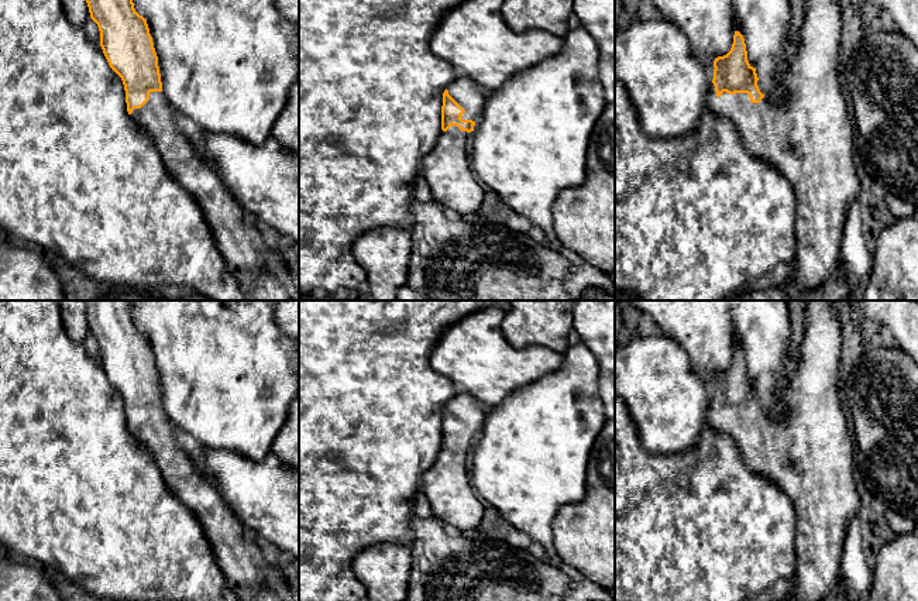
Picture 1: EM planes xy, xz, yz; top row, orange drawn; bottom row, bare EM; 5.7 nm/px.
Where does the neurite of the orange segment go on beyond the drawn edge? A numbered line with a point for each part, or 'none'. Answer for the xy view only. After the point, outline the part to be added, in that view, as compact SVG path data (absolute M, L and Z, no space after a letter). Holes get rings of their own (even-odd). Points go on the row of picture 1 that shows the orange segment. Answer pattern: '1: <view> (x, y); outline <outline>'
1: xy (262, 274); outline M151 92L149 100L141 109L134 109L131 117L149 137L169 174L200 206L216 245L245 300L299 300L299 291L285 255L265 244L251 216L234 199L216 169L196 152L188 137L176 127L173 109L166 96L162 92Z

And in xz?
1: xz (467, 93); outline M461 75L447 87L447 90L465 110L461 119L477 123L484 111L488 92L474 80Z

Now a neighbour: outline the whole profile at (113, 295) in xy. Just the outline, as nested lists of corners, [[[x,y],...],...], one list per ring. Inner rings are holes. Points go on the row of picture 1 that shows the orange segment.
[[[110,289],[102,300],[165,300],[155,292],[133,292]]]

